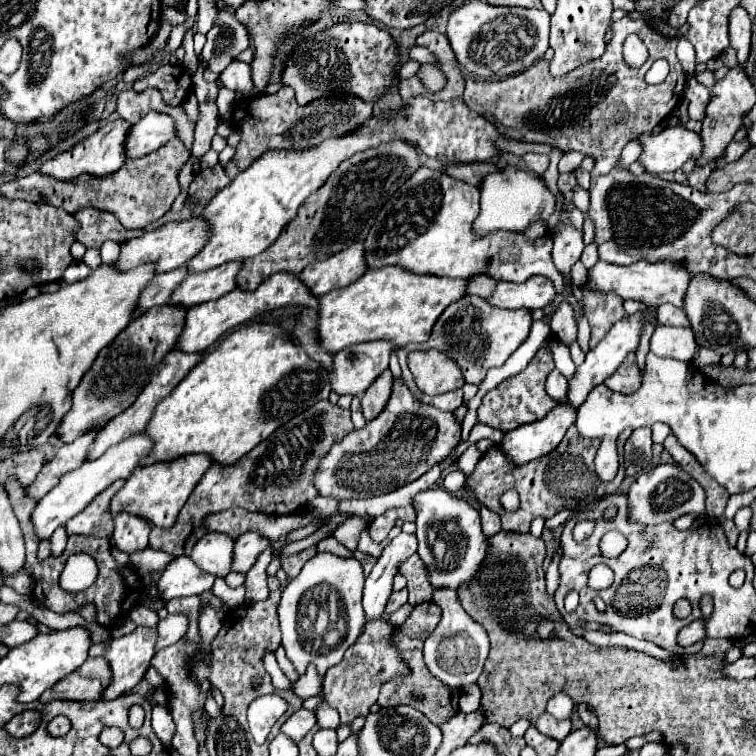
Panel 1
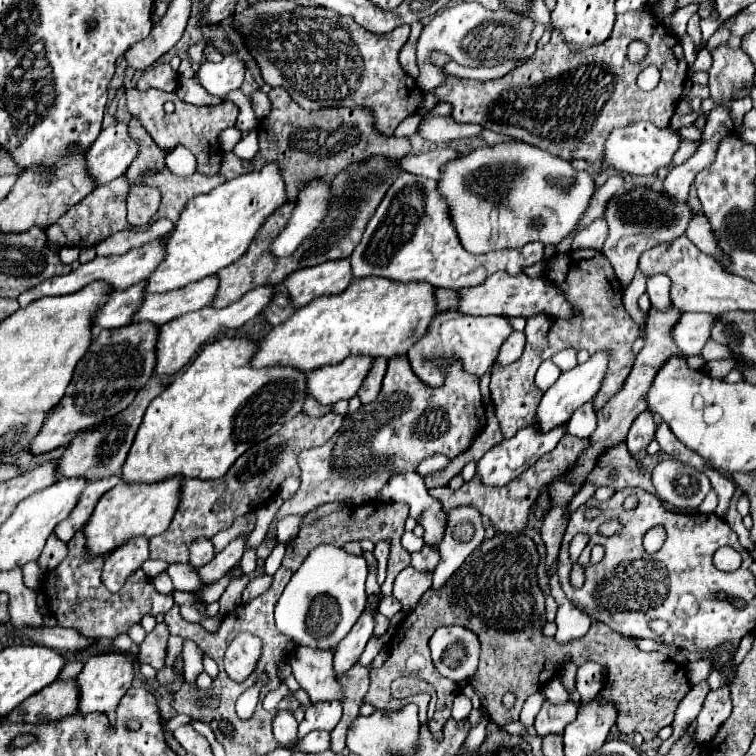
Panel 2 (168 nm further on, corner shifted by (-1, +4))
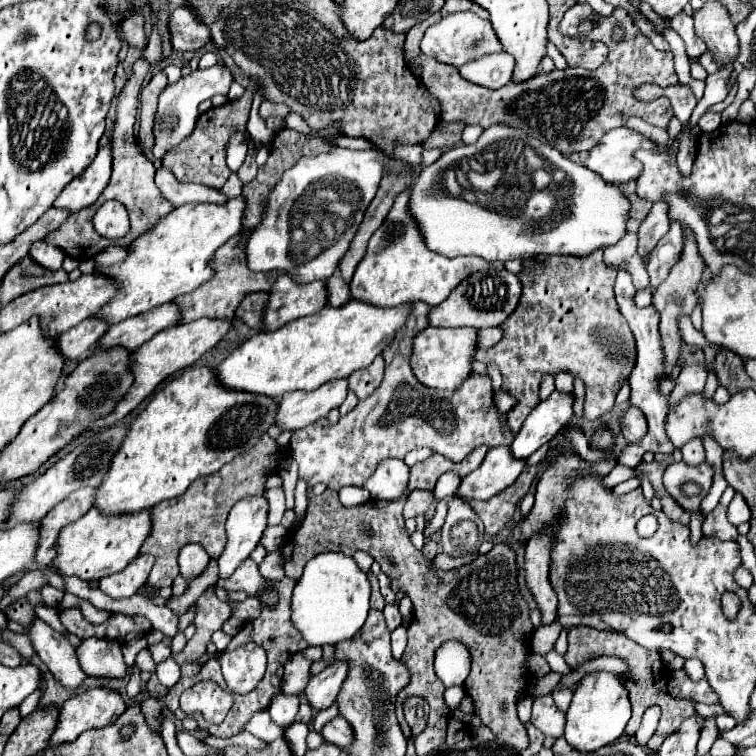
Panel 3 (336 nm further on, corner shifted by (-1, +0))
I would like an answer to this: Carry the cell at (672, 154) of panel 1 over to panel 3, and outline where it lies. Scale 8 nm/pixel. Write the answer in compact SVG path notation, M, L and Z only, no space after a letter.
M615 128L607 132L593 150L589 150L585 166L609 184L637 180L641 174L641 162L633 156L637 148L653 150L653 142L635 130Z

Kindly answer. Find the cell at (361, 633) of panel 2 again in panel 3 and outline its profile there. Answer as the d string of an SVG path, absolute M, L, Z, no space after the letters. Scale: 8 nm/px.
M333 662L321 674L309 678L309 684L305 686L303 694L311 706L313 716L319 714L321 710L327 710L335 702L341 690L341 682L345 680L345 674L347 674L345 662Z

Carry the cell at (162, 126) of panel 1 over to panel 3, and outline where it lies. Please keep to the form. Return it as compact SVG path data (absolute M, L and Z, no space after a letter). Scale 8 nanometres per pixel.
M111 144L99 148L89 168L73 182L69 182L69 186L65 186L65 190L53 202L53 208L67 210L69 214L87 208L105 190L109 174L111 174Z

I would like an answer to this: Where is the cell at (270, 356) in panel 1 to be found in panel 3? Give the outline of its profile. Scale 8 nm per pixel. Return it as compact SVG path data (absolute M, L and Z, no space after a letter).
M207 366L185 370L181 376L173 378L167 386L163 386L153 396L153 400L145 406L145 410L141 410L129 422L129 430L117 454L113 456L101 486L97 488L93 506L105 516L129 514L129 512L141 512L145 508L153 508L157 502L177 498L177 494L183 494L193 480L205 474L215 474L237 454L255 446L259 436L265 434L267 428L273 424L275 408L277 408L277 400L273 398L223 388L217 382L213 370L209 370Z

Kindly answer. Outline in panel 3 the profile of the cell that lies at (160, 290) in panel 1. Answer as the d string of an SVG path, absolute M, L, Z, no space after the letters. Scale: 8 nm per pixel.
M83 320L75 328L57 336L59 354L63 354L65 360L77 360L77 358L89 356L89 352L93 350L93 344L97 344L97 340L105 334L107 328L109 328L109 324L103 320L99 320L99 322Z

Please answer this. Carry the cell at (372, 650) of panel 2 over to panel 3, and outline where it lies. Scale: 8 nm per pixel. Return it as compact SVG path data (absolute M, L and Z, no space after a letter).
M334 702L327 710L323 710L316 715L313 721L313 729L321 732L324 724L338 715L337 704Z

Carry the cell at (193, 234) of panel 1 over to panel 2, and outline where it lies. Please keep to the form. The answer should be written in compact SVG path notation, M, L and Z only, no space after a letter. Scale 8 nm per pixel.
M163 234L151 242L145 242L143 246L137 246L121 256L95 256L91 262L87 264L81 264L77 270L71 270L69 274L63 274L63 276L53 276L37 286L33 286L31 290L25 290L17 300L19 300L19 306L27 306L31 300L37 300L37 298L43 298L43 296L61 296L61 294L71 294L75 290L81 290L83 286L87 286L89 282L95 282L95 280L105 280L109 282L115 290L125 290L141 280L147 280L149 274L153 274L153 270L157 270L157 266L161 264L161 258L165 258L165 238L169 238L169 234Z

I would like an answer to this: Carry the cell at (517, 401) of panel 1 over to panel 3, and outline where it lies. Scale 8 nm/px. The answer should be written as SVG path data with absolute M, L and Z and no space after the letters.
M597 250L587 258L575 258L575 256L525 258L523 270L517 276L523 286L521 302L517 304L517 310L499 326L503 330L503 338L495 346L487 350L479 350L475 354L479 362L485 362L485 364L495 362L499 366L503 374L503 388L517 398L517 406L507 414L513 434L517 434L517 430L521 428L529 412L540 402L539 386L545 374L555 376L559 372L569 372L571 376L579 376L587 388L585 420L601 418L605 412L613 408L615 396L621 384L631 376L631 370L637 360L633 332L629 330L629 324L621 316L615 302L615 294L613 294L617 272L605 266L603 250Z

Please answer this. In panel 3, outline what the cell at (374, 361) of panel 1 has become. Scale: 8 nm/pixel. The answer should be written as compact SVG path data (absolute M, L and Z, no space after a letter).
M333 380L319 386L313 392L289 392L281 396L275 414L275 426L285 430L301 430L319 418L327 416L329 410L341 406L347 396L347 380Z

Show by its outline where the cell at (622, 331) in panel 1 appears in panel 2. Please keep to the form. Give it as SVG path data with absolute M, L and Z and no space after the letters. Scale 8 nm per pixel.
M599 350L595 352L585 364L579 364L575 366L573 370L569 372L563 372L561 378L545 392L539 408L537 408L537 424L541 430L551 430L559 424L565 424L569 422L571 414L585 402L589 402L591 398L595 398L597 390L601 388L601 382L605 378L605 370L607 370L607 364L609 364L609 352L607 350Z

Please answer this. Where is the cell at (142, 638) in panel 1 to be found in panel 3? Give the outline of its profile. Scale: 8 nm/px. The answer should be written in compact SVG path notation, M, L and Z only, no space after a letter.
M93 688L69 698L59 710L59 720L49 740L49 748L73 742L87 730L113 724L125 708L121 694L107 688Z

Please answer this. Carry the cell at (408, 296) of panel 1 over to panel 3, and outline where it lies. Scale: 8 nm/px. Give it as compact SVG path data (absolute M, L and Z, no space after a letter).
M349 300L341 308L325 306L313 316L293 320L275 332L261 332L245 340L215 368L217 380L229 390L281 398L293 390L311 392L325 382L349 378L353 370L369 366L389 346L395 332L405 324L409 306L381 310L355 300Z

